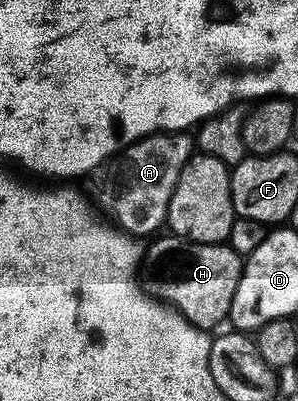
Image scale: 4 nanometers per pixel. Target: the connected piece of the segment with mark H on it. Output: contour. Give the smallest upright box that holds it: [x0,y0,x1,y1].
[137,233,244,329]

